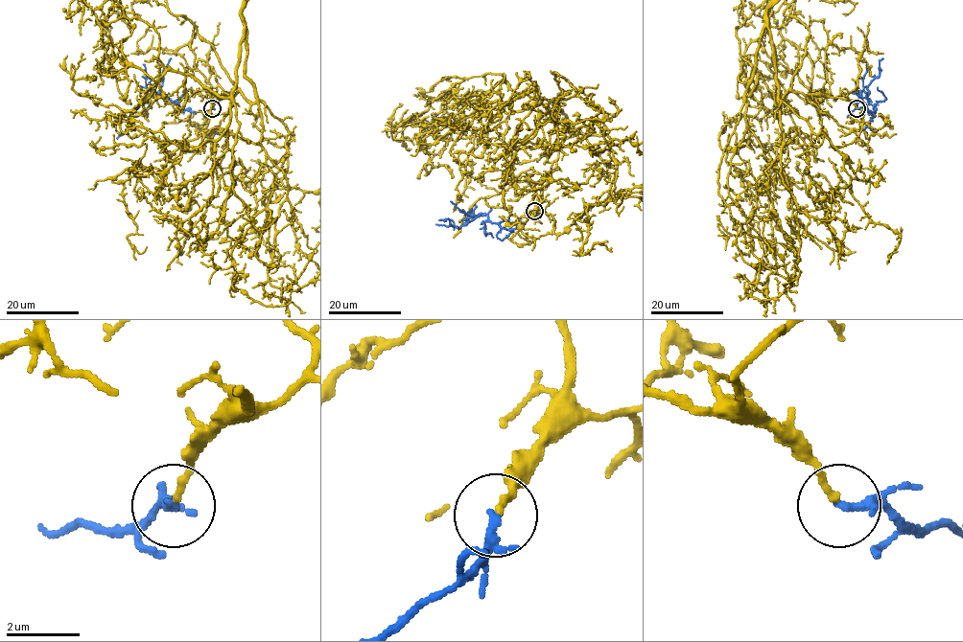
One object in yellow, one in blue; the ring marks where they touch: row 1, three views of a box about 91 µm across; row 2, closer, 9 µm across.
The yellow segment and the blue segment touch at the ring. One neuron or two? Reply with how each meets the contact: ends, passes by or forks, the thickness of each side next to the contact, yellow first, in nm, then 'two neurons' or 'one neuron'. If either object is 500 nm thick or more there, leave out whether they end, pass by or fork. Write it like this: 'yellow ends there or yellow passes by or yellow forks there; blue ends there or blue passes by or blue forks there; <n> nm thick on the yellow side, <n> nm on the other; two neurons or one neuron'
yellow ends there; blue passes by; 190 nm thick on the yellow side, 180 nm on the other; one neuron

